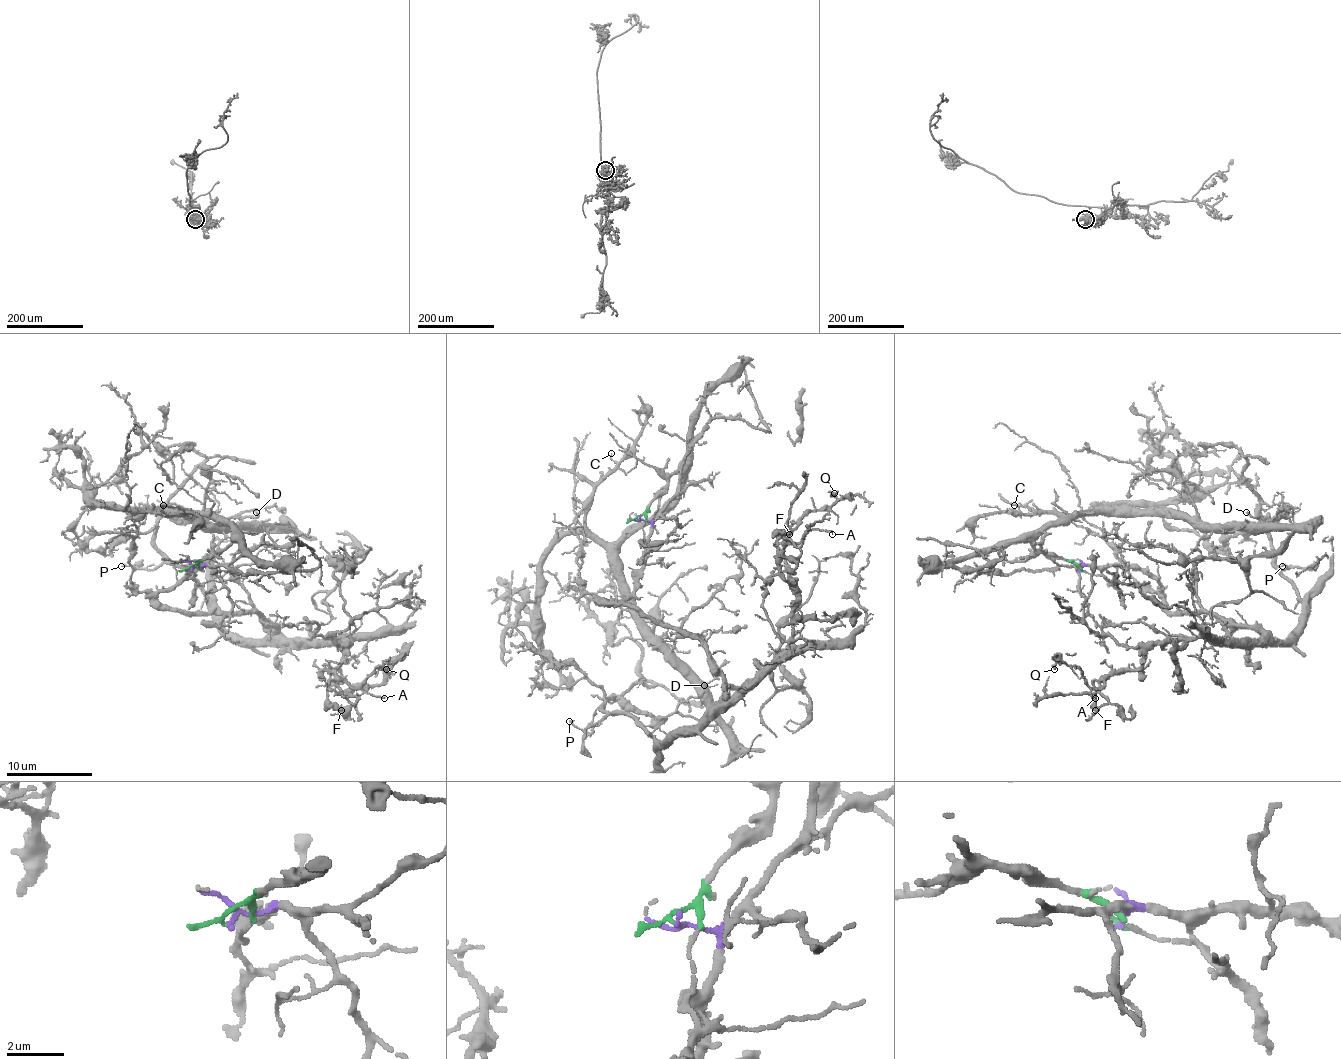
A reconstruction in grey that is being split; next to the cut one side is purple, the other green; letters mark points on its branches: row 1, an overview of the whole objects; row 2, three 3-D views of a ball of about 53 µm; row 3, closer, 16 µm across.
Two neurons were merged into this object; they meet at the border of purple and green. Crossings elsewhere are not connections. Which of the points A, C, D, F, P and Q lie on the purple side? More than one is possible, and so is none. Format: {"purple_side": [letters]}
{"purple_side": ["A", "D", "F", "P", "Q"]}

